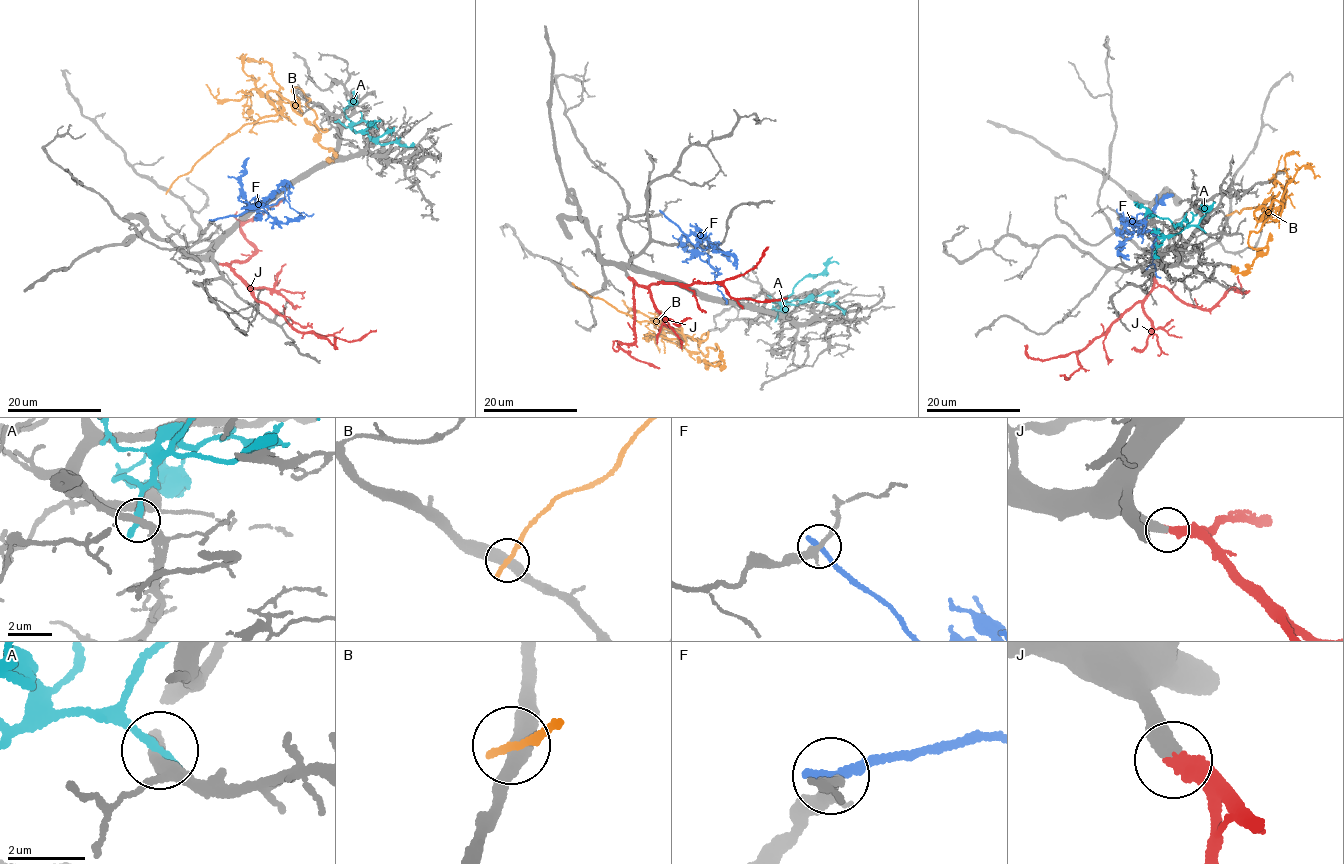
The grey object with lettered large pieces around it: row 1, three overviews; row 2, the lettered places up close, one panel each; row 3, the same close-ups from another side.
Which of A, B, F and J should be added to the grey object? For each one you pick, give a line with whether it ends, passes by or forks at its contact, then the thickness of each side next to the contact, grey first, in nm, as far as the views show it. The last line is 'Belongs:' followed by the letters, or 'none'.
J: It ends there. Thickness 440 nm (grey) against 440 nm
Belongs: J

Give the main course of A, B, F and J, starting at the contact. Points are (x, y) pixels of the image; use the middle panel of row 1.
A: (777, 317), (780, 305), (796, 284), (821, 273), (830, 262), (838, 263)
B: (573, 284), (639, 321), (707, 333), (700, 350), (716, 345), (722, 360), (705, 367), (723, 364), (722, 351)
F: (662, 212), (695, 249), (708, 255), (708, 264), (714, 270), (717, 288), (726, 304)
J: (628, 277), (643, 286), (660, 283), (723, 284), (734, 298), (762, 301), (787, 297)

